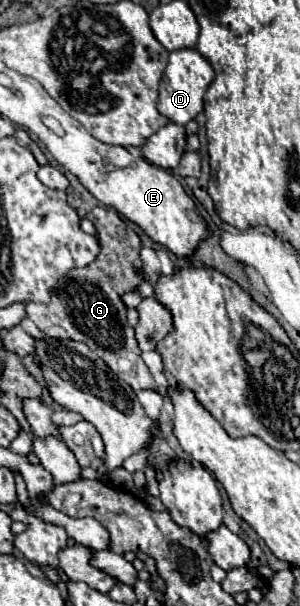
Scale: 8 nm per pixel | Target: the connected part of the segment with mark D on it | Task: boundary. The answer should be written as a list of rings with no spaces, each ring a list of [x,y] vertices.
[[[182,48],[170,52],[168,66],[164,70],[164,76],[160,80],[160,98],[158,98],[158,110],[176,124],[186,124],[196,114],[204,110],[204,94],[214,80],[214,68],[210,62],[196,50],[196,48]]]

